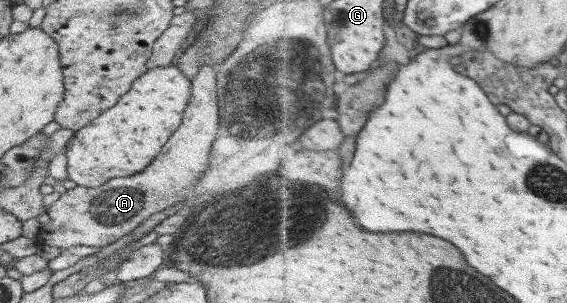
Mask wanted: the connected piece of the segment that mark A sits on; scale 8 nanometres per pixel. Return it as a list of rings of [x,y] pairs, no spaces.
[[[200,64],[196,76],[190,80],[190,100],[184,108],[182,124],[162,146],[156,160],[152,160],[142,174],[111,178],[94,188],[74,187],[61,194],[49,206],[48,224],[42,224],[37,232],[38,244],[47,244],[54,248],[71,246],[102,247],[122,238],[148,216],[174,205],[190,192],[191,186],[203,173],[206,166],[210,144],[214,142],[219,131],[218,114],[216,114],[216,80],[215,66]]]

